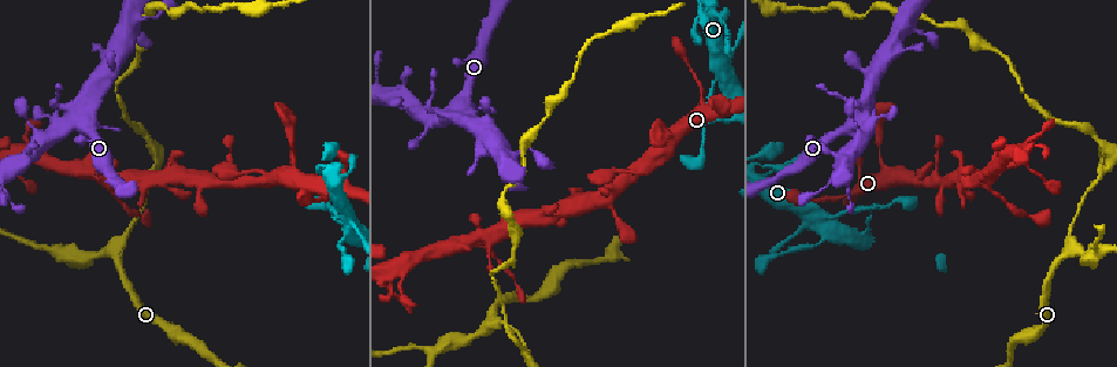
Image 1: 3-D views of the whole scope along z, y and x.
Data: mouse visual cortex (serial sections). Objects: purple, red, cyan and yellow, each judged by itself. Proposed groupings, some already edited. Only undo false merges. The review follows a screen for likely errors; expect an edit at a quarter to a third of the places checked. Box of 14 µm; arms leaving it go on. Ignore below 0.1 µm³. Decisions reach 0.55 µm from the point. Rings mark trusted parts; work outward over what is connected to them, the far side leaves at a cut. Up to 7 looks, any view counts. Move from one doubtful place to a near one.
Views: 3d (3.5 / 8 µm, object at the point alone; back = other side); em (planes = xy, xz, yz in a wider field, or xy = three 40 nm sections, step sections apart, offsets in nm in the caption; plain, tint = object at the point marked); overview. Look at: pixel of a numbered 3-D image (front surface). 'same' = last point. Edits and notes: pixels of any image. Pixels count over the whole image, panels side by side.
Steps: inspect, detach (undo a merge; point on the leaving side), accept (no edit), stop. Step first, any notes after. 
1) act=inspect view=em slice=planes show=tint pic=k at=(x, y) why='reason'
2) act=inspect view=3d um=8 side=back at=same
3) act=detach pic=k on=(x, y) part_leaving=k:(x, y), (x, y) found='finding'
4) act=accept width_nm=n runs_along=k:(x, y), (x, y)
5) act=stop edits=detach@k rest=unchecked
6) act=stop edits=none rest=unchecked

act=inspect view=3d um=8 pic=1 at=(234, 184) why='calibre changes'

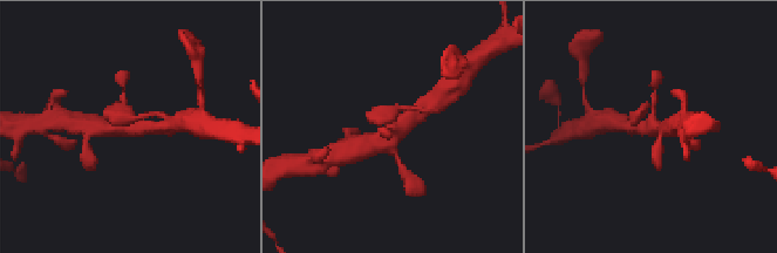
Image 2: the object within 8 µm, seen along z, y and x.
act=inspect view=em slice=xy step=1 show=tint pic=2 at=(126, 128) why='shape alone is not enough'

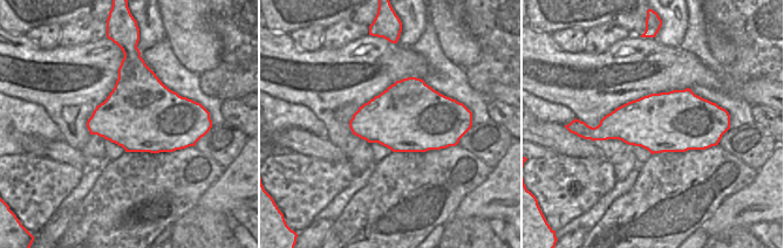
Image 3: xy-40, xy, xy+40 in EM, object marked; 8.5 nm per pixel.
act=accept runs_along=2:(426, 107), (379, 145), (367, 146) found='one cell here'

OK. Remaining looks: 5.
act=inspect view=3d um=3.5 pic=1 at=(490, 275) why='thin neck'

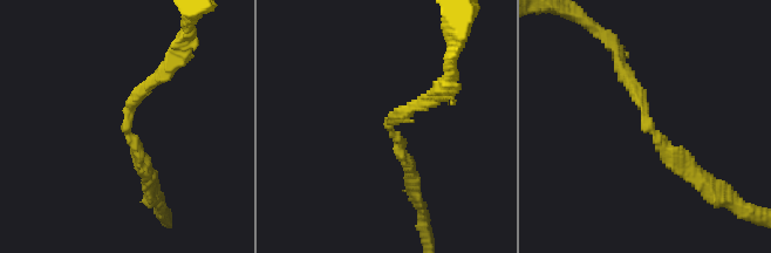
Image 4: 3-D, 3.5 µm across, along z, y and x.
act=inspect view=em slice=xy step=2 show=tint pic=4 at=(129, 127) why='shape alone is not enough'

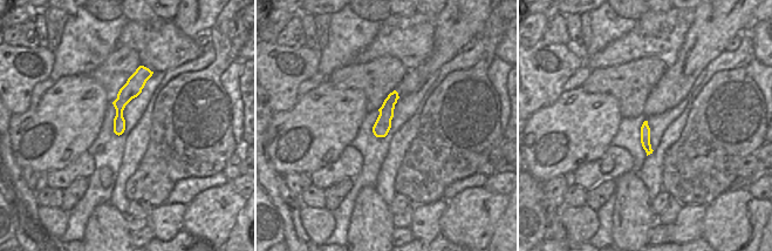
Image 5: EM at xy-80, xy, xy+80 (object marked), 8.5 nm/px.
act=accept width_nm=140 runs_along=4:(700, 176), (660, 143), (625, 72) found='all the same cell'

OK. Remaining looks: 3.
act=inspect view=3d um=3.5 pic=1 at=(500, 204) why='sudden change in width'

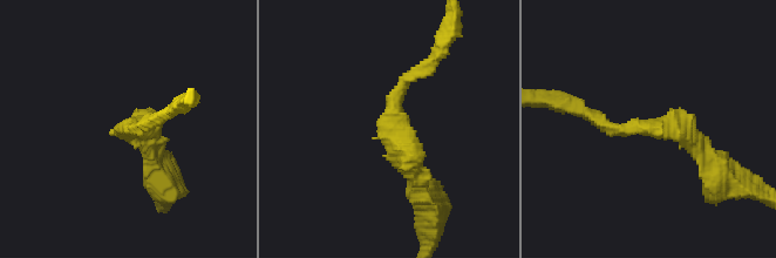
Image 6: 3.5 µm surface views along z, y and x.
act=inspect view=em slice=xy step=1 show=tint pic=6 at=(649, 128) arm_widths_nm=150,250

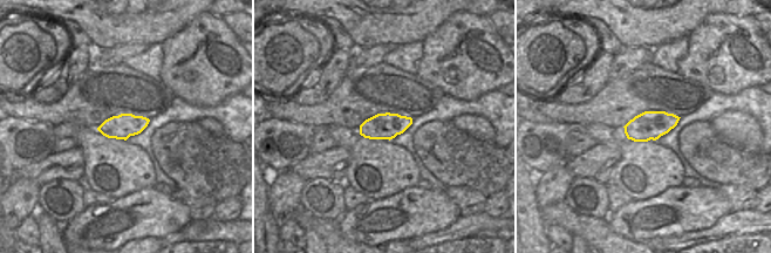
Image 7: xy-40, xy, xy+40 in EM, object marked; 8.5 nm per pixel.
act=accept runs_along=6:(709, 157), (686, 128), (607, 128), (586, 114) found='continuous, no second cell'

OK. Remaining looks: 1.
act=stop edits=none rest=unchecked

